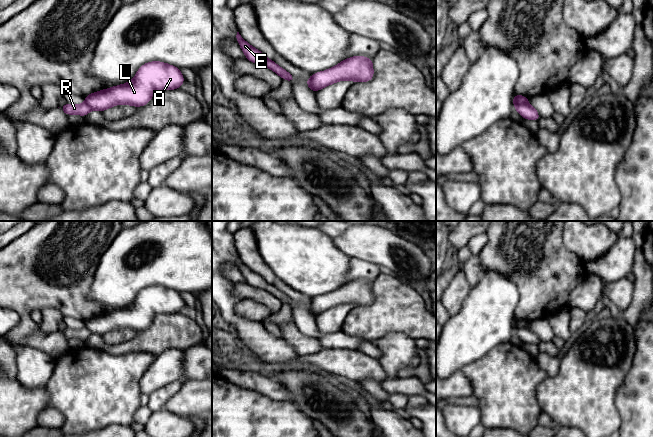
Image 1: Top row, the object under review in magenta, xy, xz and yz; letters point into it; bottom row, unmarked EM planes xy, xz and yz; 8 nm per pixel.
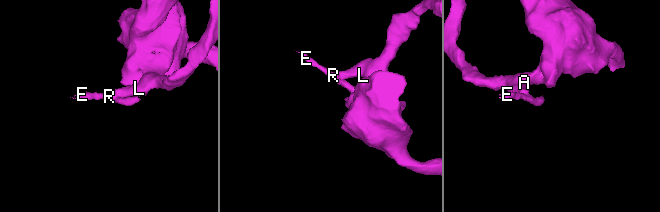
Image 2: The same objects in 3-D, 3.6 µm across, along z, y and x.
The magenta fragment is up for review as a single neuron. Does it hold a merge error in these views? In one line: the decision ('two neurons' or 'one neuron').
two neurons

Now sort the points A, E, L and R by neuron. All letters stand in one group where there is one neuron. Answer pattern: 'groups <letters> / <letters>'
groups A L / E R

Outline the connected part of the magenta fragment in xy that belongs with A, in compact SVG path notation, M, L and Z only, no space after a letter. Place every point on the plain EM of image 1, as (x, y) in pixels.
M160 285L142 289L132 305L85 320L85 327L103 336L117 328L144 330L158 314L179 313L185 305L179 292Z

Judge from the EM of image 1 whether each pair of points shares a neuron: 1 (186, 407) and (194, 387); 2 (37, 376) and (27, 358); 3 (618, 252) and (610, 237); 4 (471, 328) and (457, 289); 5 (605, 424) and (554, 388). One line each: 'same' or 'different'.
1: same
2: same
3: different
4: different
5: same

